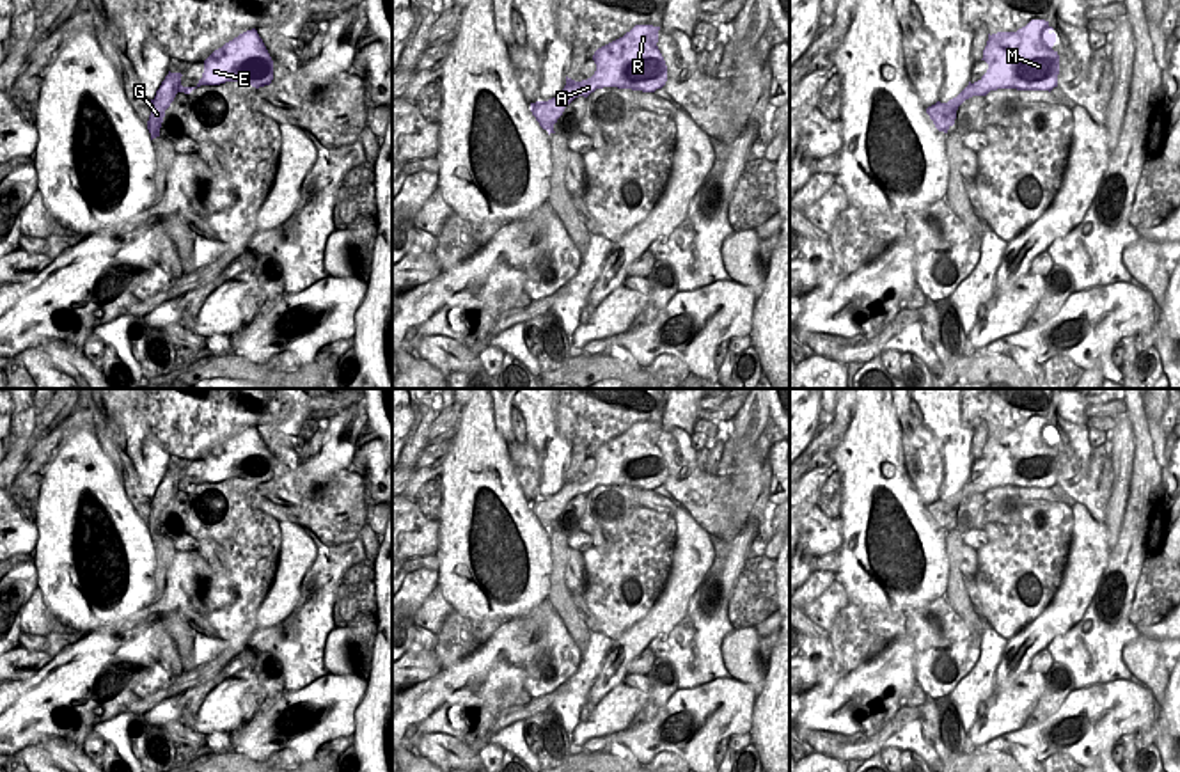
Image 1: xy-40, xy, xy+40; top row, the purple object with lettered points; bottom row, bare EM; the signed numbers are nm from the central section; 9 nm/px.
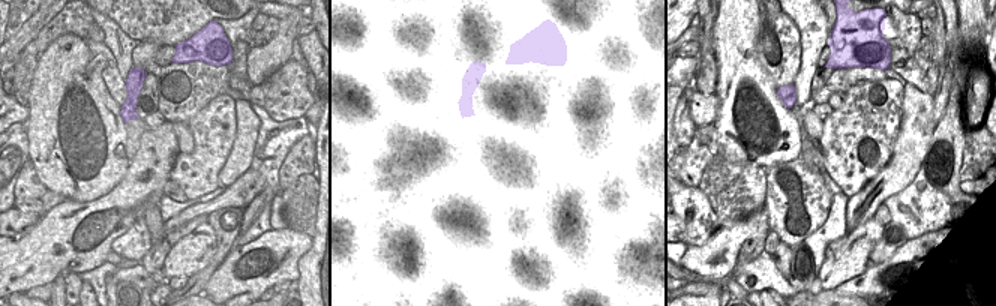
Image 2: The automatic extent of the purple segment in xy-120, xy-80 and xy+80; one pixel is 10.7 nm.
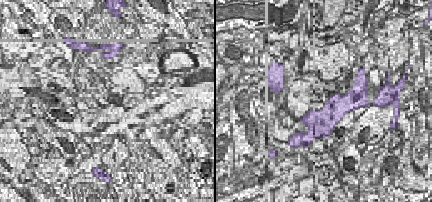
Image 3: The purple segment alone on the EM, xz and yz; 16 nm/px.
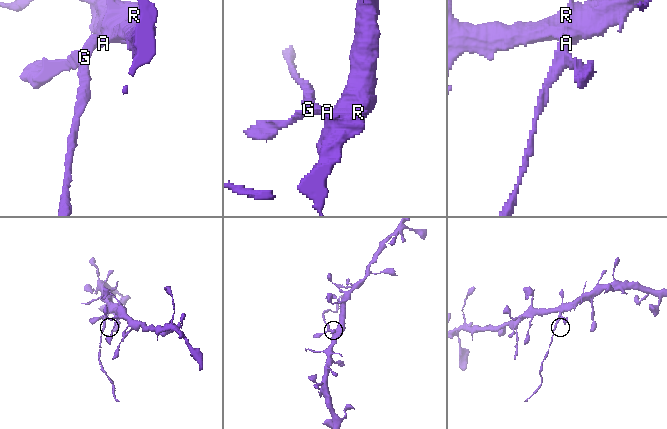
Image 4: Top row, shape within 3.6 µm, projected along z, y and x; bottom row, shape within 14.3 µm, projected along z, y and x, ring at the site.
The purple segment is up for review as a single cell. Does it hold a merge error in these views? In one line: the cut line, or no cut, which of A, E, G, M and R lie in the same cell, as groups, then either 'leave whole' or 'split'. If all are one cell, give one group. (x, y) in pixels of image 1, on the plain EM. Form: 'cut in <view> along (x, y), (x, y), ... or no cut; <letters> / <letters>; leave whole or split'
cut in xy along (575, 480), (581, 492); A E M R / G; split

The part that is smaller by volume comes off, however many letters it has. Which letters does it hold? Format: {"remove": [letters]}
{"remove": ["G"]}

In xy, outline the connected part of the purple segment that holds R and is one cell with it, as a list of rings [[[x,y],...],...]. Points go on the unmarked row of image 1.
[[[635,422],[623,435],[598,445],[593,453],[596,469],[577,479],[580,493],[596,486],[618,484],[655,490],[667,479],[667,463],[657,444],[660,424]]]

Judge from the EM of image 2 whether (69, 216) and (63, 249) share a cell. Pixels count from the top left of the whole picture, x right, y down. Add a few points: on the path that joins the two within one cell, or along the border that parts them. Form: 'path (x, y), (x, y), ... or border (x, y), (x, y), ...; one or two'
path (69, 224), (69, 234), (63, 242); one

